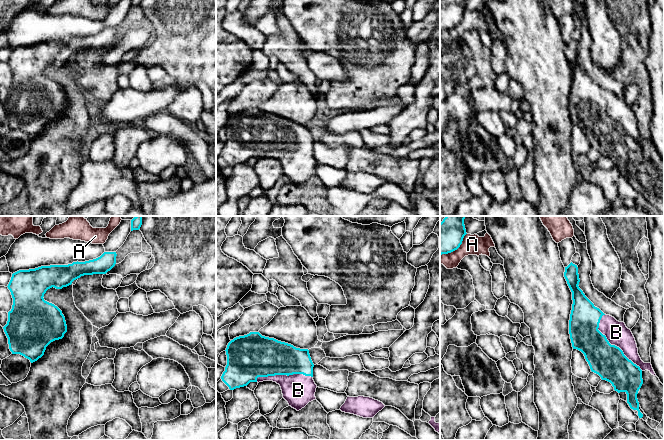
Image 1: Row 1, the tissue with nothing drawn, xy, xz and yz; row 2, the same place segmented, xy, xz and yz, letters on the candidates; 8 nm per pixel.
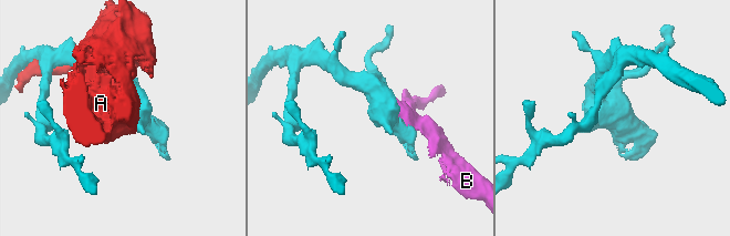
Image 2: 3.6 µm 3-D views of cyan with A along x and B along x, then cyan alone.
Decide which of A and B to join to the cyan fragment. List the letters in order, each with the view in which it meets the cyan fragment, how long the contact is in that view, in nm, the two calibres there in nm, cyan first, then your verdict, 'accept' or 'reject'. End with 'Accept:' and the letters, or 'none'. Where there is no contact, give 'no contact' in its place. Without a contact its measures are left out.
A: yz | 280 nm | 260/160 nm | reject
B: yz | 550 nm | 280/180 nm | accept
Accept: B

